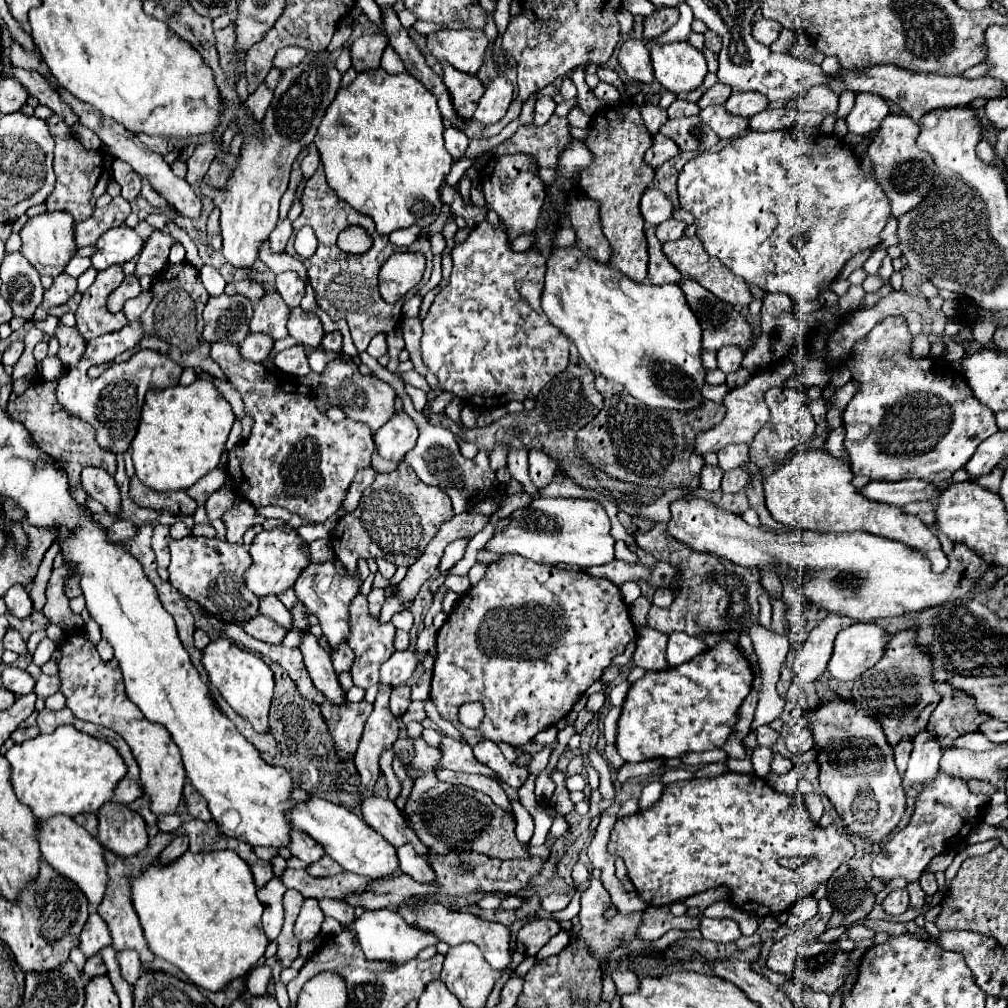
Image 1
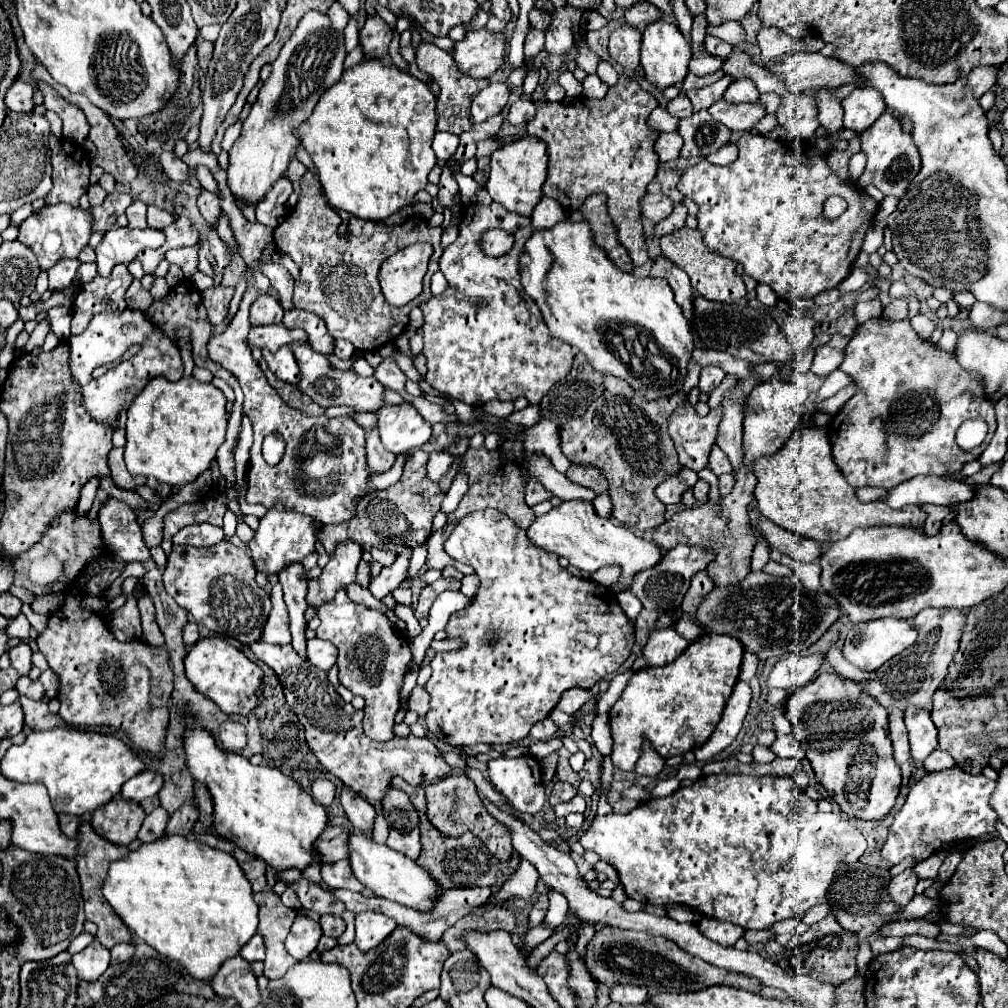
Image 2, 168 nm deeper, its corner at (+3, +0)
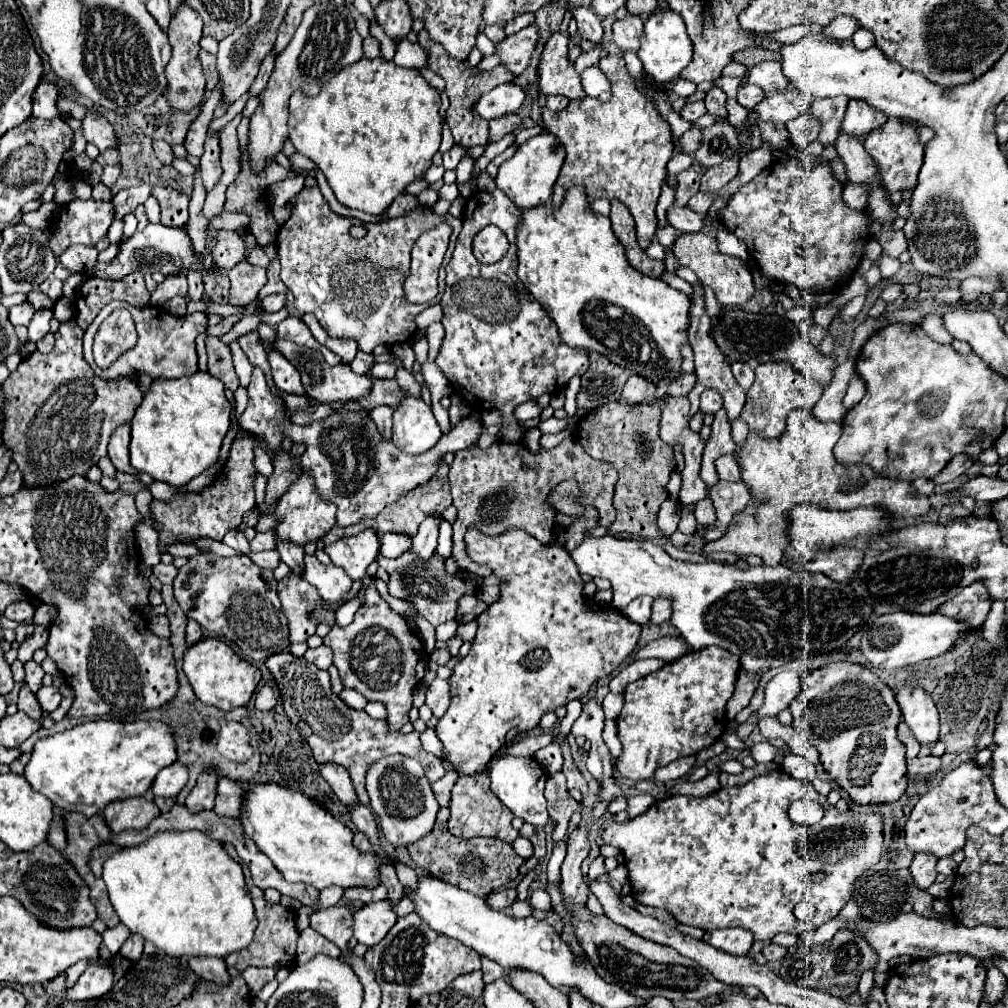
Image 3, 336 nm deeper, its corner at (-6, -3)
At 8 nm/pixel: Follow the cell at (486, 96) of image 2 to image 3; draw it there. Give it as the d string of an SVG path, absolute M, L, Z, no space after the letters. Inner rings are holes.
M506 82L496 86L494 90L486 92L476 104L474 110L480 118L484 120L494 120L500 118L504 114L512 114L516 112L522 102L524 102L524 90L520 86L516 86L514 82Z

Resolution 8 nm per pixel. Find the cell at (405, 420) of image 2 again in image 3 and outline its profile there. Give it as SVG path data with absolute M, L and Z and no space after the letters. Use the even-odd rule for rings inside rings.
M404 398L394 410L392 442L406 454L422 454L436 446L442 430L432 414L432 408L420 398Z

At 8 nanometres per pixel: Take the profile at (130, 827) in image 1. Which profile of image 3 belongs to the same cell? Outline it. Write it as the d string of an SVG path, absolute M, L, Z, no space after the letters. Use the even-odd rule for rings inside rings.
M136 796L136 800L118 800L104 808L104 820L114 834L124 830L144 830L160 814L150 796Z

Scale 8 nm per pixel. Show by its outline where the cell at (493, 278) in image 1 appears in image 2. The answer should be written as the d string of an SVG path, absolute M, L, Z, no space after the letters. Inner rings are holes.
M495 201L489 207L479 203L463 205L461 213L459 237L443 251L439 261L449 285L441 295L421 303L425 317L423 355L429 367L425 381L471 407L491 399L513 401L517 397L539 405L549 389L571 371L575 351L571 345L551 337L539 307L521 289L519 255L533 233L531 219L519 217ZM493 227L505 229L515 237L513 249L503 257L487 257L479 247L481 233Z

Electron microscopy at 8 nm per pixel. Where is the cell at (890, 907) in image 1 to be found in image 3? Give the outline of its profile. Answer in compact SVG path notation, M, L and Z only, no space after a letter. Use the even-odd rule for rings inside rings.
M916 854L910 864L910 874L914 878L914 884L920 890L926 890L936 880L936 856L932 854Z

